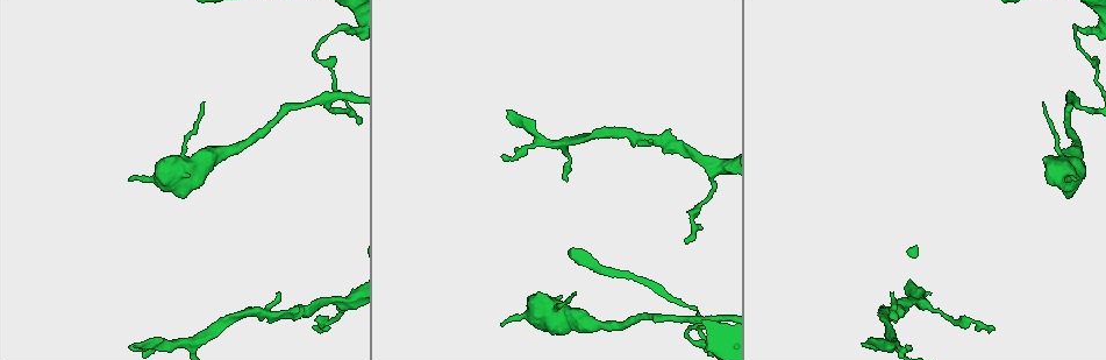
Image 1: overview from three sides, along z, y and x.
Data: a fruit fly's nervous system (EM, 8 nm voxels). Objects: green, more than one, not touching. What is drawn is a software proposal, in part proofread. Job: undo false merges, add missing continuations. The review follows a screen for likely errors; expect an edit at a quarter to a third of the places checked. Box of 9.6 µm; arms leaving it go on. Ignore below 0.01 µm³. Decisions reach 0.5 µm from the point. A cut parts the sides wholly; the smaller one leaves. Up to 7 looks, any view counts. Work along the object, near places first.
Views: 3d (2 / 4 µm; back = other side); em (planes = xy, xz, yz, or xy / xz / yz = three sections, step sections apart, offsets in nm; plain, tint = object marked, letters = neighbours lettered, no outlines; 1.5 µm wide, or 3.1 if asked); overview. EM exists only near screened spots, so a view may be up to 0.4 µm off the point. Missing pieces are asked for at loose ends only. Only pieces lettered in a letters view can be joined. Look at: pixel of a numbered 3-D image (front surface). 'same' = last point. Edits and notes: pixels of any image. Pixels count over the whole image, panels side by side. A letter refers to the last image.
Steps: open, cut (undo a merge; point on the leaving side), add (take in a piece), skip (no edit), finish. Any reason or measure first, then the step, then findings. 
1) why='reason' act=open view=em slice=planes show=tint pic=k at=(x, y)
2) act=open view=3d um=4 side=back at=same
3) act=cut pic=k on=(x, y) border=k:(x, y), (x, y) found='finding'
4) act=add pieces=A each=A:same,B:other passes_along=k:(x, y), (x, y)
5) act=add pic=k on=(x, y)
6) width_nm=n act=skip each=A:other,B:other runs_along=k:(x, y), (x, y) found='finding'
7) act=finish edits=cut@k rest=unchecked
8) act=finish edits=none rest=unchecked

why='thin end' act=open view=em slice=xz step=8 show=letters pic=1 at=(501, 326)

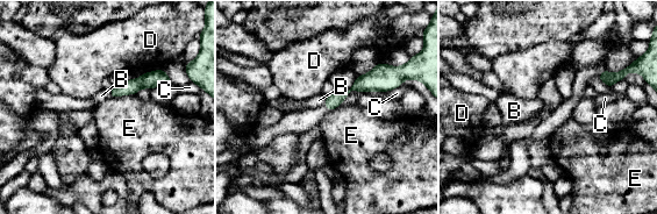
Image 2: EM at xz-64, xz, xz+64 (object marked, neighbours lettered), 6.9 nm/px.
act=open view=em slice=xy step=8 show=letters at=same

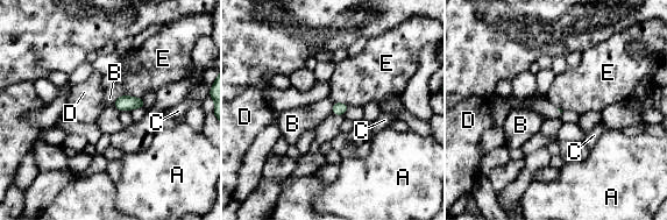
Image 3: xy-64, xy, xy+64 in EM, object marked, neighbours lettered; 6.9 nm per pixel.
longest_contact=E:150nm act=skip each=A:other,B:other,C:other,D:other,E:other border=3:(122, 94), (142, 98) found='no lettered piece goes on from it'

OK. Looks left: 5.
why='narrows sharply' act=open view=em slice=xz step=4 show=tint pic=1 at=(342, 300)

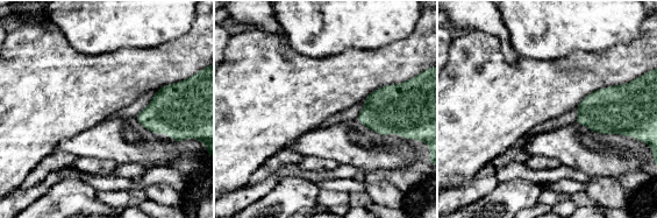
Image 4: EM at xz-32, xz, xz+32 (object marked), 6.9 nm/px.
why='cut it another way' act=open view=em slice=planes show=tint at=same

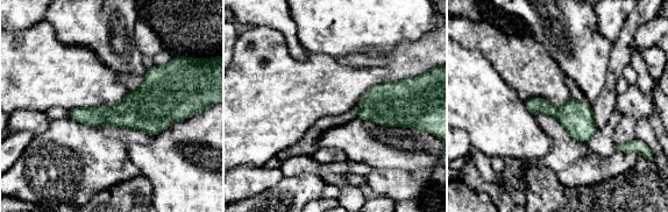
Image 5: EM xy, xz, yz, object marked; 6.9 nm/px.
why='what lies round it' act=open view=em slice=planes show=letters at=same

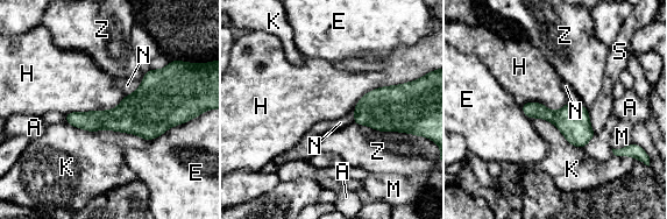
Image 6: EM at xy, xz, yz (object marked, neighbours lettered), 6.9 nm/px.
width_nm=220 act=skip each=A:other,E:other,H:other,K:other,M:other,N:other,S:other,Z:other border=6:(125, 97), (110, 110), (65, 114) found='all the same neuron'

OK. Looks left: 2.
why='tapers out' act=open view=em slice=yz step=4 show=tint pic=1 at=(992, 328)

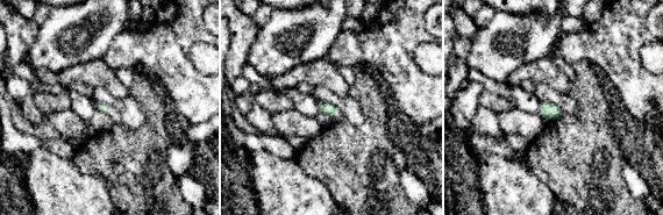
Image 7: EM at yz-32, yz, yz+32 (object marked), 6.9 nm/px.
act=open view=em slice=planes show=letters at=same

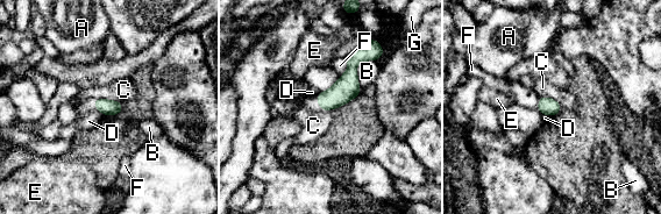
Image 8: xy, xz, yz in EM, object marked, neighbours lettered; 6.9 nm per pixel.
longest_contact=B:240nm act=skip each=A:other,B:other,C:other,D:other,E:other,F:other,G:other runs_along=8:(375, 51), (352, 64), (325, 107) found='no lettered piece goes on from it'

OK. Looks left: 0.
act=finish edits=none rest=unchecked

